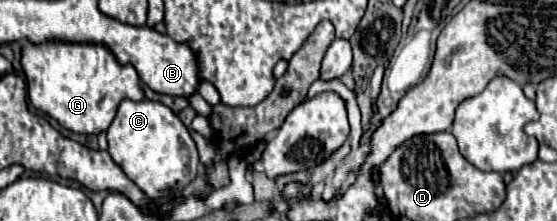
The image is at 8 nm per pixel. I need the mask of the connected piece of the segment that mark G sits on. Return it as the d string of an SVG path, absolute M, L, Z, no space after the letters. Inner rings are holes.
M46 41L22 47L22 69L28 79L30 103L74 133L100 133L112 123L122 99L144 99L142 83L132 65L122 65L106 45Z

